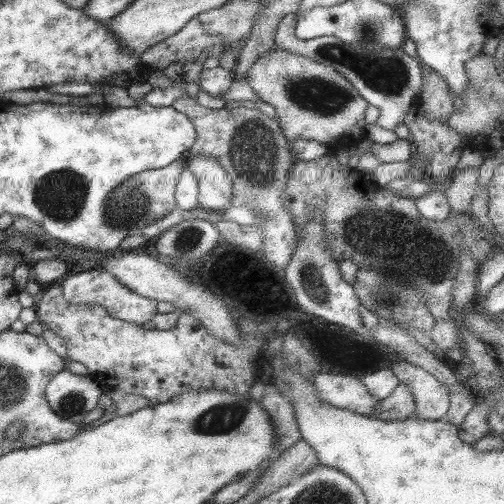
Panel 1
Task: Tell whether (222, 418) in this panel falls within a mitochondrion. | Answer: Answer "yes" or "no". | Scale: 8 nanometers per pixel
yes

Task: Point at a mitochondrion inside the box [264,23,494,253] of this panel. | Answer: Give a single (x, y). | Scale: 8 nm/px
(388, 76)

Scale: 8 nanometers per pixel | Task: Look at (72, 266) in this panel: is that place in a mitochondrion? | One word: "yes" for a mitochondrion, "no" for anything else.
no

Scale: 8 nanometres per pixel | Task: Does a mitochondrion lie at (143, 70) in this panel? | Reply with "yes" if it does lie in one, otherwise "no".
no

